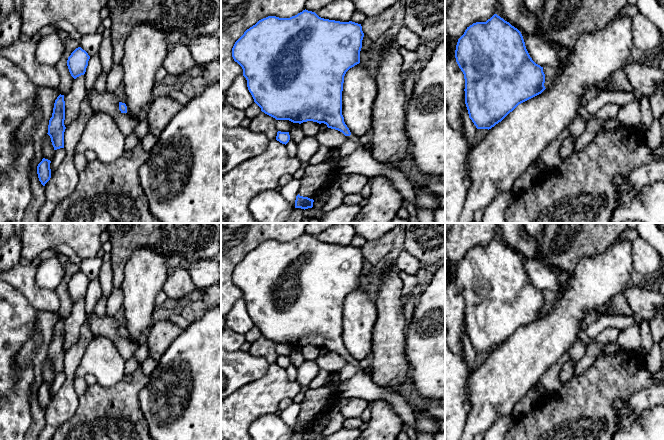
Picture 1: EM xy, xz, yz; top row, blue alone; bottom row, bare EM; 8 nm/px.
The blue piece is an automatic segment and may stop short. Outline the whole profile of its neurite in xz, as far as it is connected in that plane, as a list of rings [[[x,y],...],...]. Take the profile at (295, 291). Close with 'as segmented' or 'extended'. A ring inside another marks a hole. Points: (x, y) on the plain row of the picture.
[[[303,234],[290,242],[268,240],[247,253],[235,266],[232,281],[243,293],[254,326],[276,344],[324,347],[358,366],[342,339],[342,315],[346,296],[360,287],[364,257],[361,248],[319,241]]] | extended

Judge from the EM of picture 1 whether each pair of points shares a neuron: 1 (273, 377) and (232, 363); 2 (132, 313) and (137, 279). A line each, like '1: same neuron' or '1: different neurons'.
1: different neurons
2: same neuron

